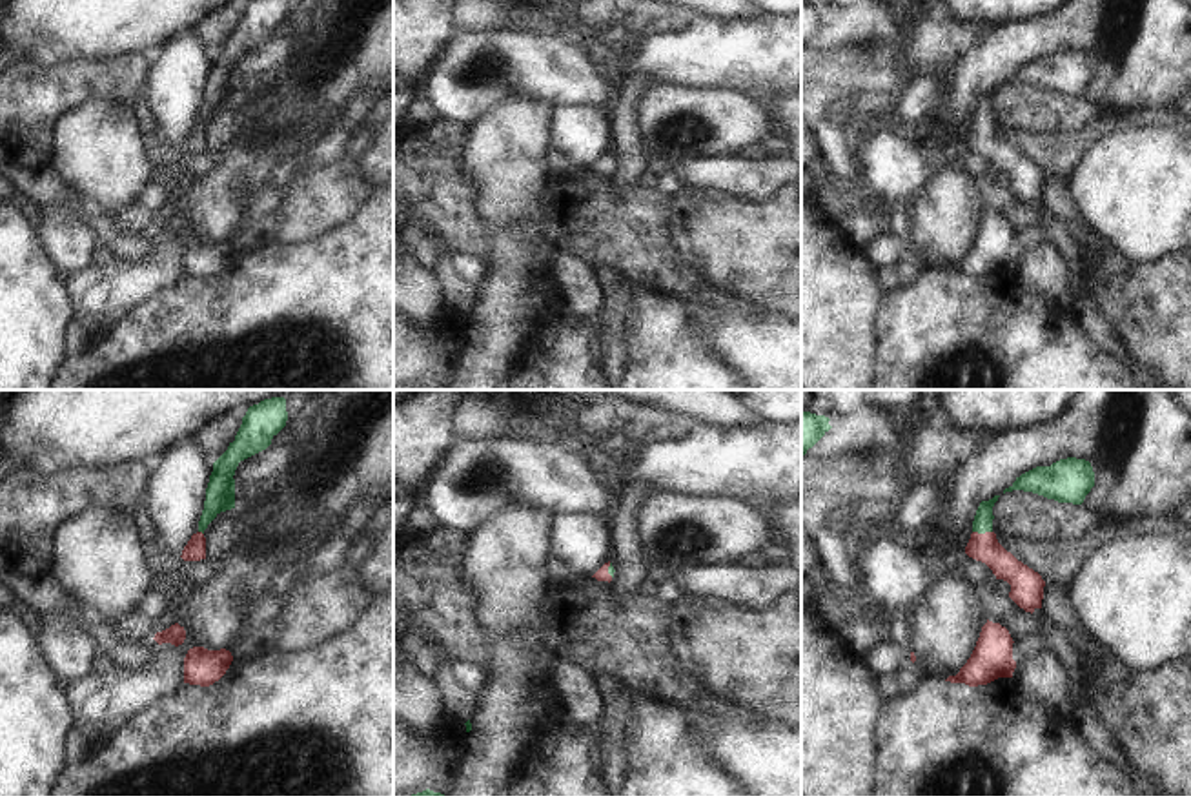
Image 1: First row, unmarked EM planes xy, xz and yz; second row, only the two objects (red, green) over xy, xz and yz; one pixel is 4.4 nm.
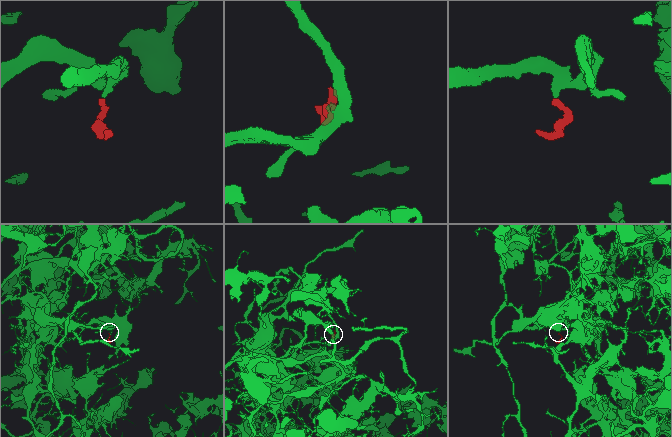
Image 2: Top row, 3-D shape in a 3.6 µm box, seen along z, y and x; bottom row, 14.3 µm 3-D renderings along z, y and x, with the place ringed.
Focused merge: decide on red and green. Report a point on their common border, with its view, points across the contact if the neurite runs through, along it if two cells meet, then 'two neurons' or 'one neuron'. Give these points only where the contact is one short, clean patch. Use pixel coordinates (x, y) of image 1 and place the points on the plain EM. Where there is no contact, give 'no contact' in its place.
yz (982, 126) | across yz (982, 139), (982, 126), (982, 115) | one neuron

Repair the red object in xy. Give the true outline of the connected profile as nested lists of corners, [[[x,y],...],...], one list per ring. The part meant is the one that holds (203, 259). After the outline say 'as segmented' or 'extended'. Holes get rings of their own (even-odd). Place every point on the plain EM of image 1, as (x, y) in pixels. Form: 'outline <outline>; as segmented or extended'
outline [[[193,239],[184,250],[184,275],[209,279],[229,260],[233,248],[229,242],[208,242]]]; as segmented

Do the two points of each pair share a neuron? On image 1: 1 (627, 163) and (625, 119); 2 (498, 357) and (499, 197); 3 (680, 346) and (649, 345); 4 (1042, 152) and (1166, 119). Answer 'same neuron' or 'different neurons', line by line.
1: same neuron
2: same neuron
3: same neuron
4: same neuron

